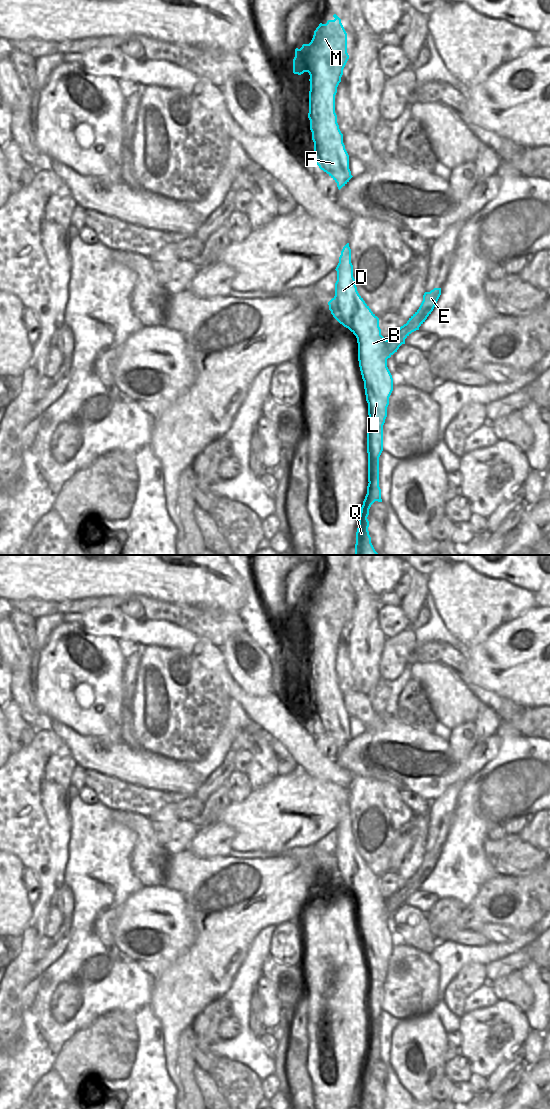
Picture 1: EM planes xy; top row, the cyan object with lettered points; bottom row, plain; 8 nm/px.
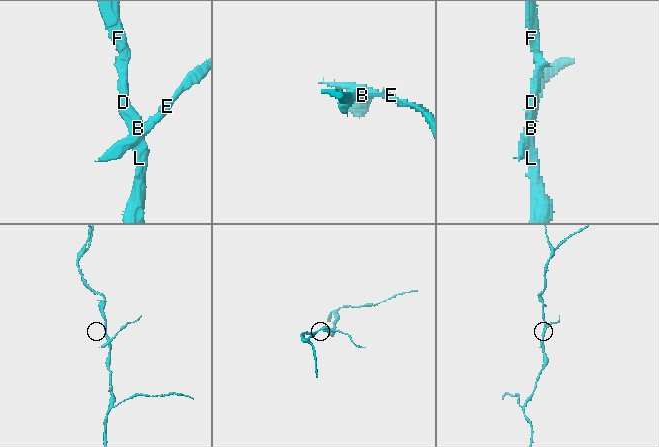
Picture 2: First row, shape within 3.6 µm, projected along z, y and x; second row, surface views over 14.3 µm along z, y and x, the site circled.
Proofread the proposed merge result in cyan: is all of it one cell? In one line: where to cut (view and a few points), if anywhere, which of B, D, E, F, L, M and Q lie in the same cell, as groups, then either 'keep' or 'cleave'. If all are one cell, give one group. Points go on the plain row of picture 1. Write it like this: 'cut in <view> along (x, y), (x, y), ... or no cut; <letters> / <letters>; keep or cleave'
cut in xy along (386, 900), (386, 908), (392, 914); B D F L M Q / E; cleave

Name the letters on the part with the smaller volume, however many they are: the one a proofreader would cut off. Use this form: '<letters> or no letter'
E

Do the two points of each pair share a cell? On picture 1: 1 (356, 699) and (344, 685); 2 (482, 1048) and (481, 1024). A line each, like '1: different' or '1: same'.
1: different
2: same

